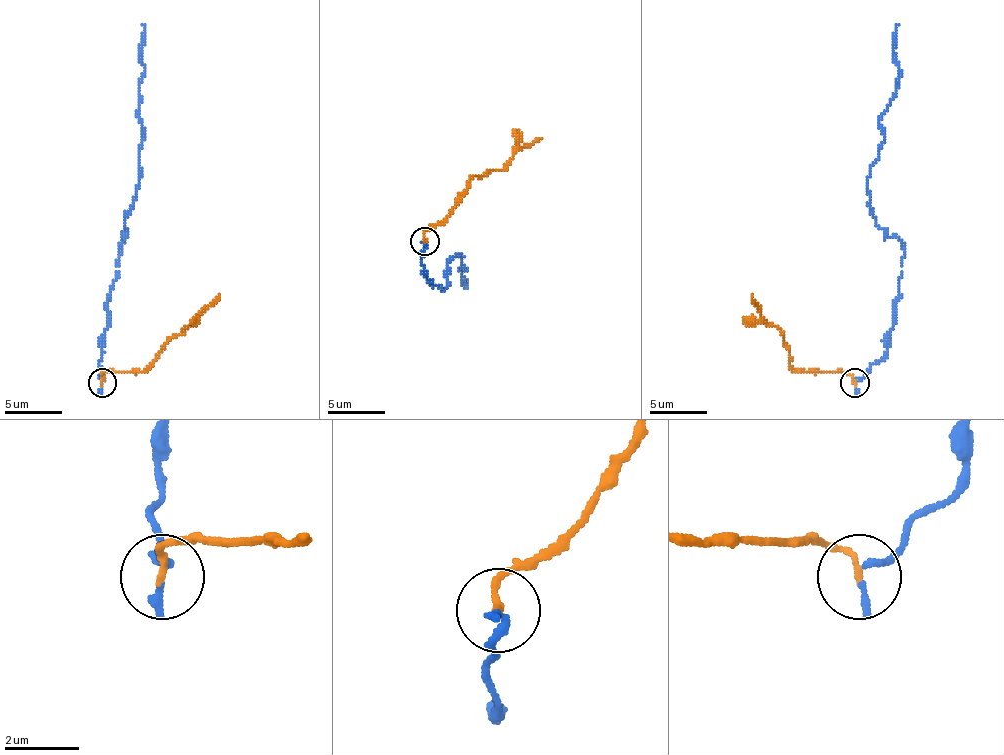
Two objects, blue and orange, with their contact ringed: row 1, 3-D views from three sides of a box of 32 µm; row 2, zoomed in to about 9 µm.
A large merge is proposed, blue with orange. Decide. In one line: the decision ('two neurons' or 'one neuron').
two neurons

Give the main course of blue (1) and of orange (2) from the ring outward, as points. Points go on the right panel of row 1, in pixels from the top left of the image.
1: (855, 383), (887, 349), (904, 257), (875, 222), (867, 182), (896, 90), (898, 24)
2: (855, 383), (844, 372), (795, 369), (784, 334), (761, 317), (752, 294)

